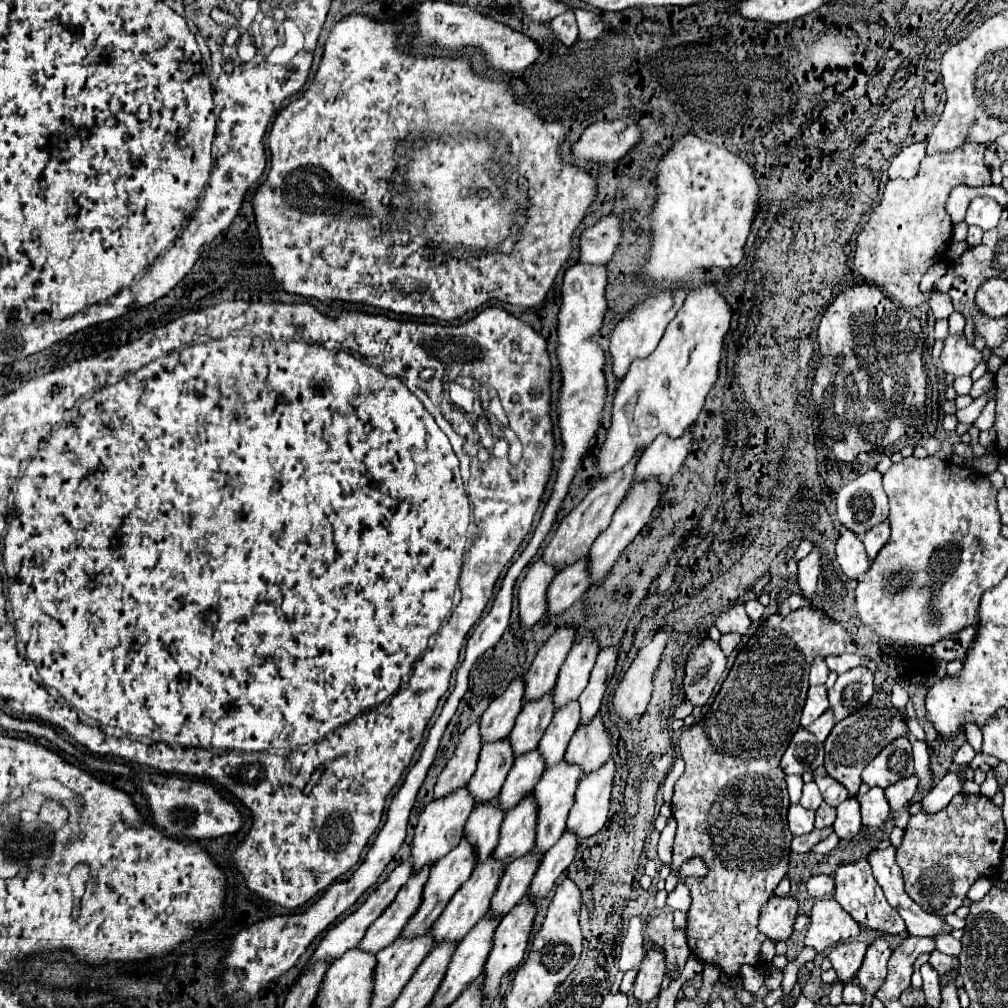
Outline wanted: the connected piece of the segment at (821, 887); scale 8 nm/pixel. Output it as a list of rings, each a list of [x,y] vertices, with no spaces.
[[[815,875],[807,881],[807,891],[813,897],[827,897],[827,895],[833,895],[835,883],[829,875]]]

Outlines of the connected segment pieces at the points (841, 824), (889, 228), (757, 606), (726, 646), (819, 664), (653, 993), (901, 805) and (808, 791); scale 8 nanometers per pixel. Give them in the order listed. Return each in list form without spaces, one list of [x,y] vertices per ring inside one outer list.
[[[855,797],[837,805],[837,819],[833,823],[833,829],[841,839],[853,839],[859,833],[861,815],[859,815],[859,803]]]
[[[965,143],[949,153],[927,155],[913,179],[887,181],[879,207],[857,237],[855,269],[891,301],[903,307],[917,307],[929,299],[929,293],[919,291],[919,279],[949,249],[953,223],[945,211],[947,197],[955,185],[991,185],[991,171],[983,163],[985,151],[987,145]]]
[[[751,599],[749,603],[745,603],[745,611],[747,611],[747,615],[751,617],[751,621],[761,621],[765,607],[763,607],[757,599]]]
[[[731,633],[731,635],[721,635],[719,645],[721,645],[721,649],[723,649],[725,655],[731,655],[733,649],[739,645],[739,641],[741,641],[741,635],[739,633]]]
[[[815,659],[811,663],[811,675],[809,675],[809,683],[811,685],[823,685],[827,681],[827,675],[829,675],[829,669],[825,665],[825,659]]]
[[[661,949],[647,951],[647,955],[639,967],[635,985],[633,985],[635,999],[641,1003],[653,1001],[661,991],[661,981],[665,977],[665,971],[667,971],[667,967],[665,967],[663,951]]]
[[[911,775],[891,787],[885,789],[885,797],[891,805],[891,811],[895,813],[895,825],[905,829],[909,821],[909,801],[917,791],[917,775]]]
[[[811,781],[811,783],[805,783],[803,785],[803,795],[801,795],[801,801],[799,801],[805,809],[817,809],[821,803],[823,803],[823,799],[821,799],[821,795],[819,795],[819,789],[817,789],[817,785]]]

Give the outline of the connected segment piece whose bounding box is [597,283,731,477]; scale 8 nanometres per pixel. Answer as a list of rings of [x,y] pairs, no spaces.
[[[713,283],[689,291],[683,307],[667,325],[657,349],[643,359],[633,359],[627,375],[617,387],[611,429],[597,459],[597,471],[601,477],[607,477],[629,463],[633,453],[639,447],[647,447],[657,435],[667,433],[675,439],[695,423],[705,405],[707,393],[717,381],[723,339],[729,325],[731,307]]]

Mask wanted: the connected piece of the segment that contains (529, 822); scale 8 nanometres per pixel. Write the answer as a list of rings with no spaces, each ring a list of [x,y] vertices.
[[[527,795],[517,803],[511,811],[507,811],[501,825],[501,839],[493,857],[503,865],[515,861],[519,855],[525,855],[535,845],[535,825],[537,825],[537,809],[535,797]]]

